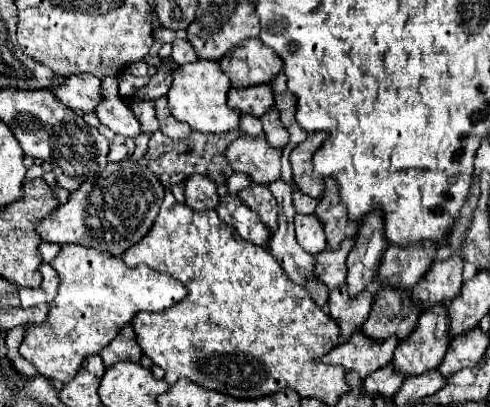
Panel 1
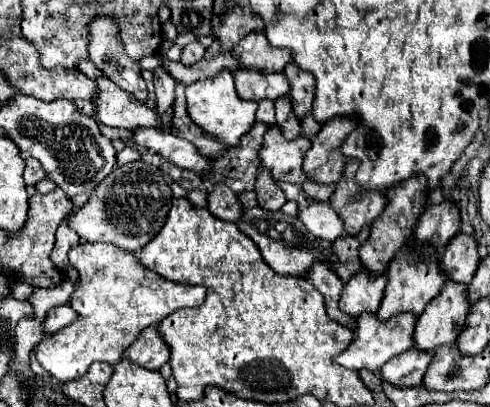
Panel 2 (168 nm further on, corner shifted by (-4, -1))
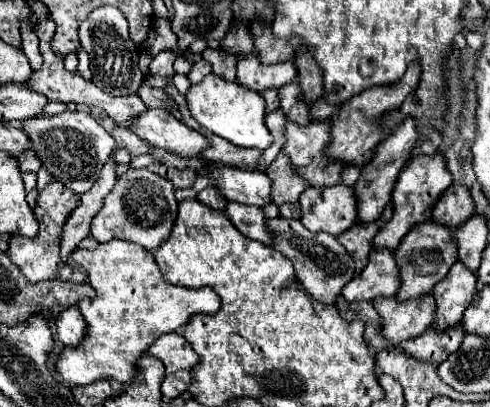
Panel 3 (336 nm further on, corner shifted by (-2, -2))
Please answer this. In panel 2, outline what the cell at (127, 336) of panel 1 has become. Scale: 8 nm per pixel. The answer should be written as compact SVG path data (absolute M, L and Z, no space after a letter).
M148 328L142 330L140 338L126 350L124 358L146 366L148 370L160 370L170 360L170 346L156 328Z

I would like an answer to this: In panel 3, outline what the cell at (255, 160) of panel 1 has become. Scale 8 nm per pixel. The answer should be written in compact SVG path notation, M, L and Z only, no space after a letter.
M330 121L326 123L310 123L306 127L298 127L296 123L286 123L286 143L282 147L282 153L290 159L292 171L296 175L300 175L308 187L332 187L336 183L340 183L340 171L342 171L342 163L338 161L330 161L326 157L322 157L322 151L330 139Z

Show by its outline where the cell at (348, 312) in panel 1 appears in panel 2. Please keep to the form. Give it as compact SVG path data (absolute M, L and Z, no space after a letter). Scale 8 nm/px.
M360 268L342 290L340 310L350 316L360 316L362 312L376 312L384 298L386 282L386 274L370 276L368 270Z

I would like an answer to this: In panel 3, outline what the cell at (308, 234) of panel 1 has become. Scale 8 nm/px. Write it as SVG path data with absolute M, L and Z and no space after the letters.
M342 183L326 189L306 189L300 195L302 225L308 231L330 233L338 237L356 223L356 197L352 187Z

